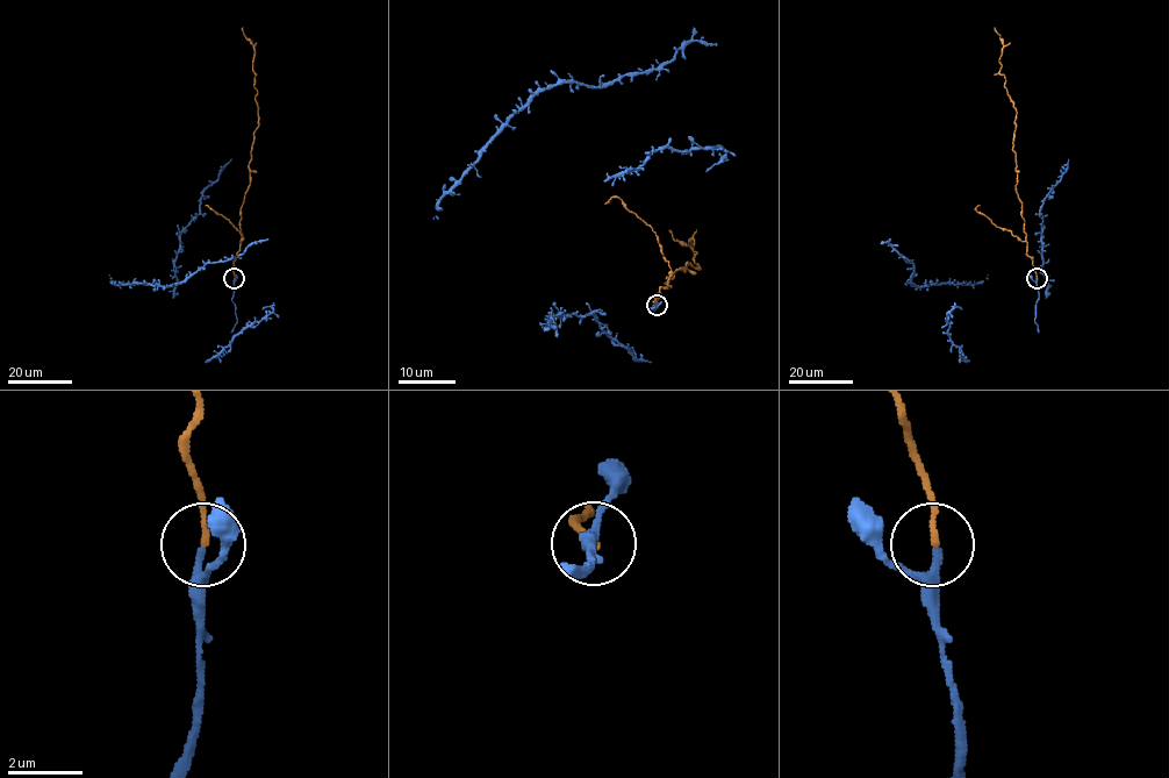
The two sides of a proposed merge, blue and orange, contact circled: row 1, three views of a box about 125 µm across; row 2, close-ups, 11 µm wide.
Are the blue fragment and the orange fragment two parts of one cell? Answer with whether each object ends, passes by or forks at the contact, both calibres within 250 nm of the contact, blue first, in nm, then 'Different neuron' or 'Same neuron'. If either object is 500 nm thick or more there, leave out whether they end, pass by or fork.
At the ring blue passes by. At the ring orange ends. Thickness 200 nm (blue) against 180 nm. Same neuron

